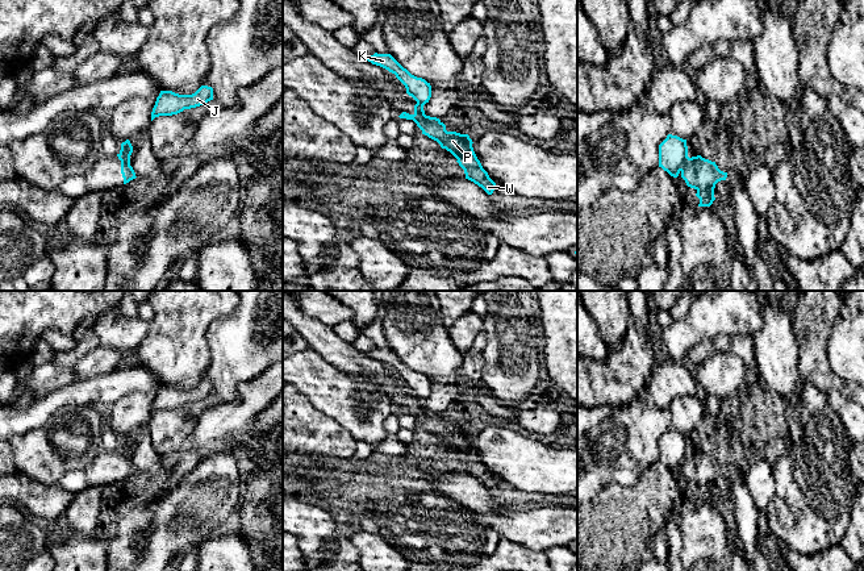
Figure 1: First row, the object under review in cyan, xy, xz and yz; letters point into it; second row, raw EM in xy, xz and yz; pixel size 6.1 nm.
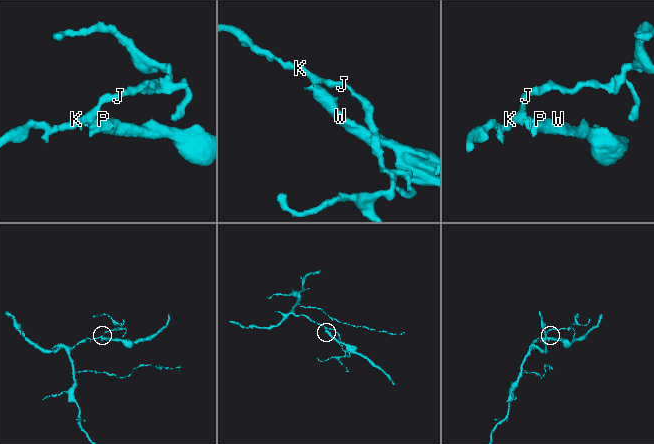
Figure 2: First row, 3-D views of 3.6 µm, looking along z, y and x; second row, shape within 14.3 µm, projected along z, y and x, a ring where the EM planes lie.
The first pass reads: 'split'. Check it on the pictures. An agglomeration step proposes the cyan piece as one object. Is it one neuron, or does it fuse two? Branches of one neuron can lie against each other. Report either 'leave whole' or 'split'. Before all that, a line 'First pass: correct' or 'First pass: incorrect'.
First pass: correct
split

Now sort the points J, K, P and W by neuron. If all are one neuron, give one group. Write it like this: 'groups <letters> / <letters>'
groups J K / P W

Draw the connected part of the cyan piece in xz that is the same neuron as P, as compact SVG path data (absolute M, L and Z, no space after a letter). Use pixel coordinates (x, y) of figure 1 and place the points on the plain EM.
M420 397L414 400L413 409L402 407L398 412L413 414L422 429L437 435L442 443L446 443L458 454L456 457L464 464L466 474L481 482L488 489L493 488L496 478L477 454L472 442L473 437L468 429L447 426L446 420L439 413L425 409L423 400Z

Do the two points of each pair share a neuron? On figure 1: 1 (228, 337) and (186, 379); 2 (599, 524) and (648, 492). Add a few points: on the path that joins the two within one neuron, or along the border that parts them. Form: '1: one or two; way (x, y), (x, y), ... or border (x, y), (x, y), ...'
1: two; border (211, 322), (207, 330), (211, 362), (201, 379)
2: one; way (610, 524), (617, 524), (637, 504)

